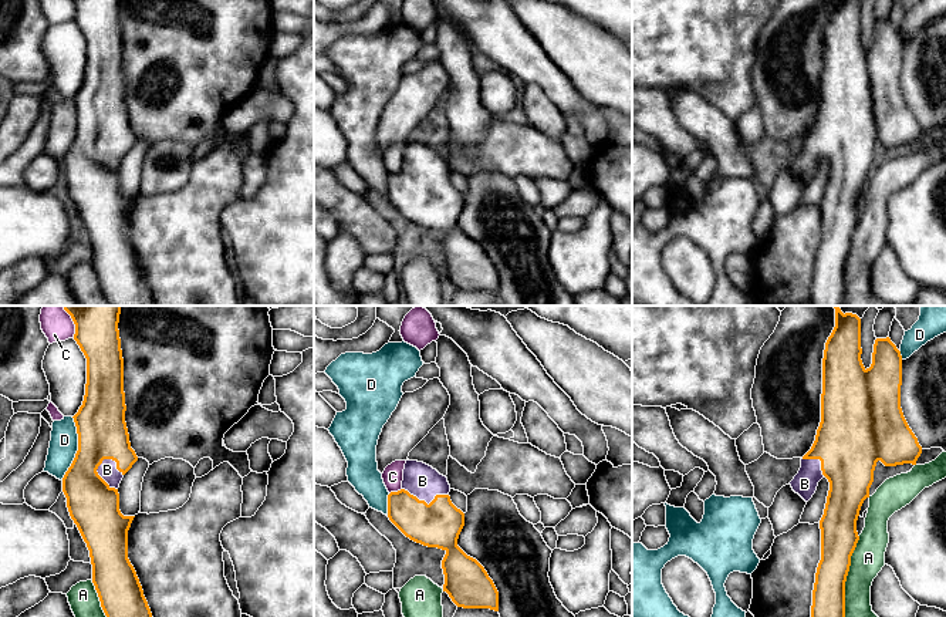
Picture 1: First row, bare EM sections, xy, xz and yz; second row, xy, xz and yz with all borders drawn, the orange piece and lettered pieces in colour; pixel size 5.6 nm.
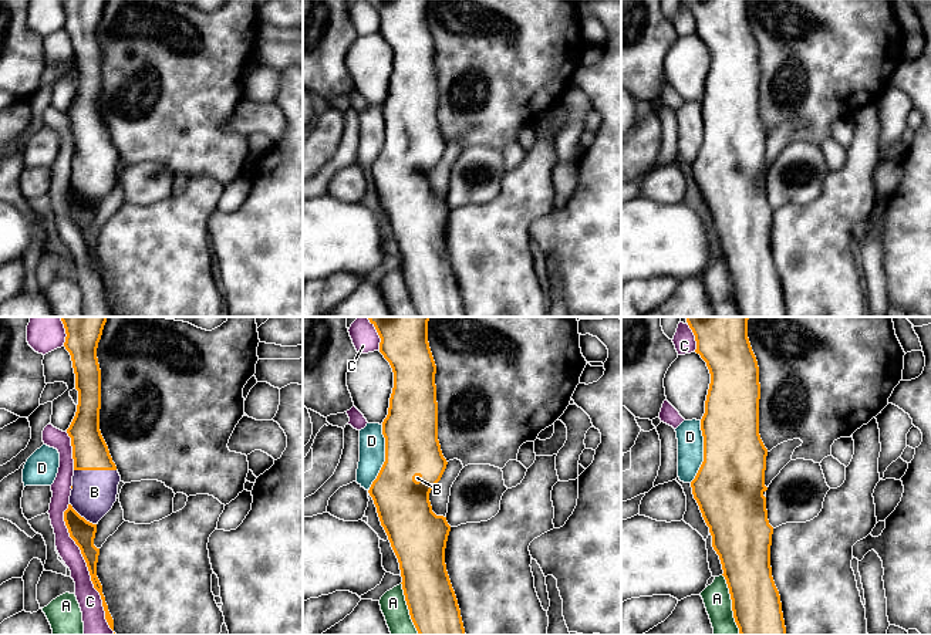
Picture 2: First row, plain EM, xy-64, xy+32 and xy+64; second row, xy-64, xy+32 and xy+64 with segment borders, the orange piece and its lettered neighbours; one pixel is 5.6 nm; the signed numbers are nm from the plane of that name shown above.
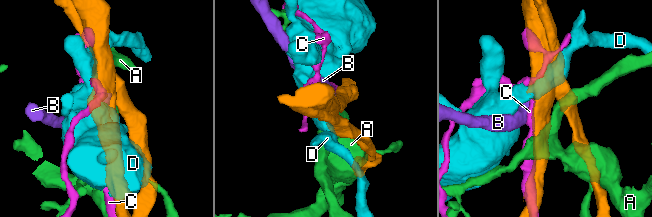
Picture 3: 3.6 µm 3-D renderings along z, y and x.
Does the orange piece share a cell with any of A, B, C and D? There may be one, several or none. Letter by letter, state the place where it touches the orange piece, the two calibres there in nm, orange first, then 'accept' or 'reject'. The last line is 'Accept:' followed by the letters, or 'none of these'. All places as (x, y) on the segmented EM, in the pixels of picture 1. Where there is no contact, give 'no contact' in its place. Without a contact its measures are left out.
A: contact yz (847, 575); calibres 200 and 190 nm; reject
B: contact xy (98, 475); calibres 280 and 100 nm; accept
C: contact xz (395, 492); calibres 220 and 120 nm; reject
D: contact xy (78, 448); calibres 280 and 160 nm; reject
Accept: B

